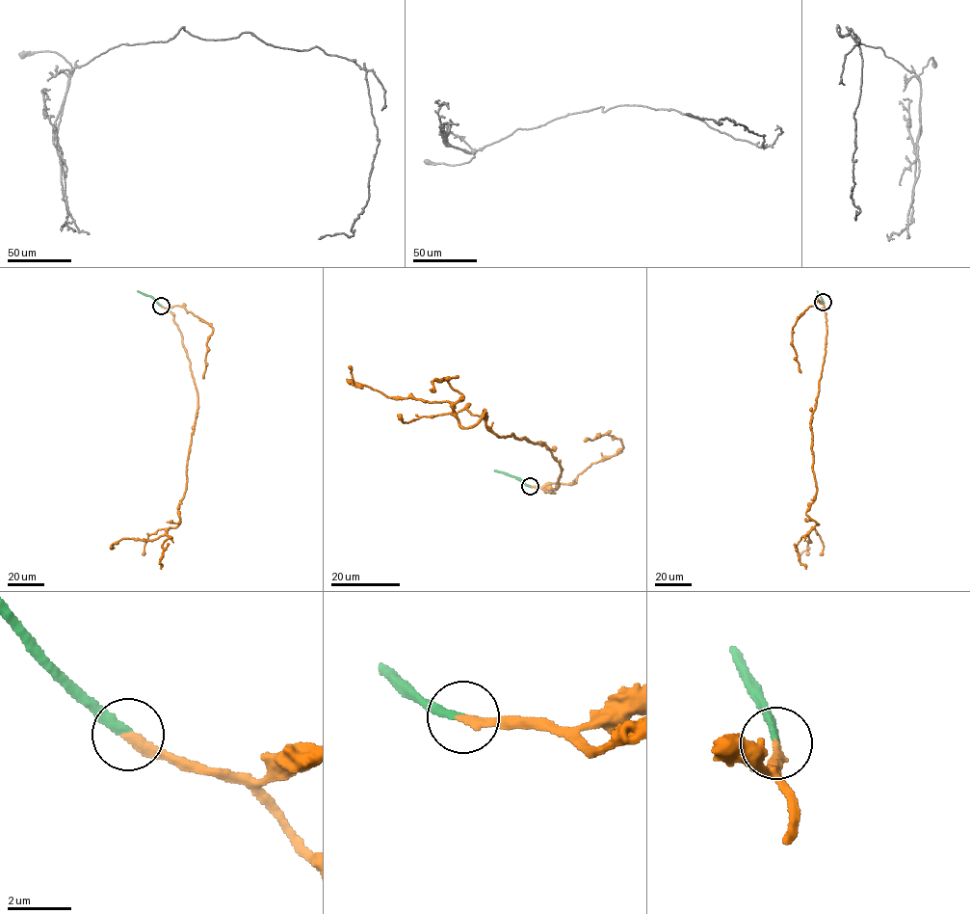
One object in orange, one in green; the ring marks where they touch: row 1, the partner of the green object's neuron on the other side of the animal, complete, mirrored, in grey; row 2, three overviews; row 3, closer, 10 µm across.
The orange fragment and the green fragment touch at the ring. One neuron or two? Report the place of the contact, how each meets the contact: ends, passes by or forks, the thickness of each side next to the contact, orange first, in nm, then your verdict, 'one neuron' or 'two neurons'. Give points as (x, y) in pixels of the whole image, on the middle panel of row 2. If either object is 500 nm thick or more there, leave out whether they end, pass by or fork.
(530, 486) | orange ends | green ends | 280/240 nm | one neuron

